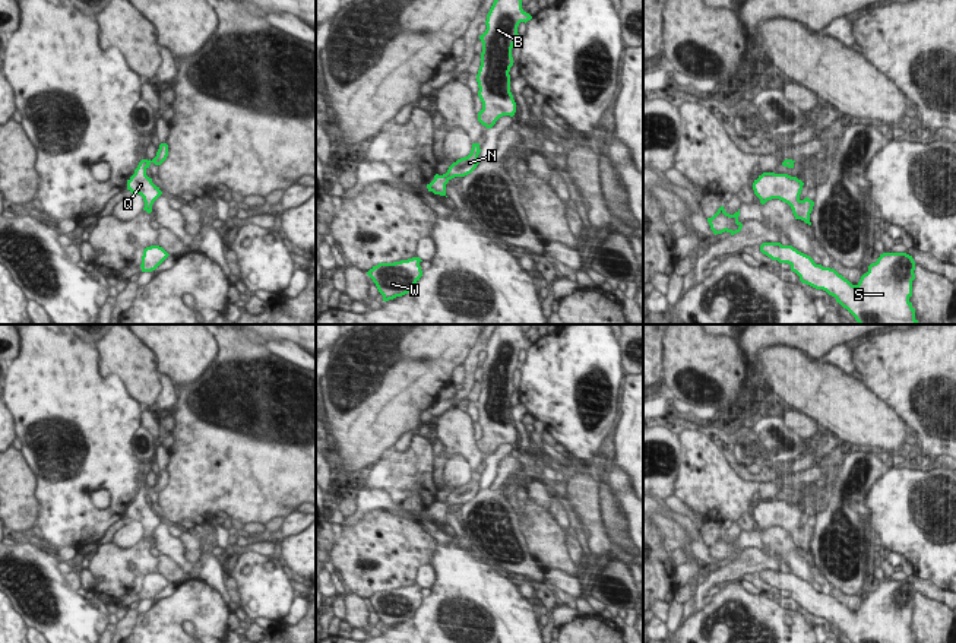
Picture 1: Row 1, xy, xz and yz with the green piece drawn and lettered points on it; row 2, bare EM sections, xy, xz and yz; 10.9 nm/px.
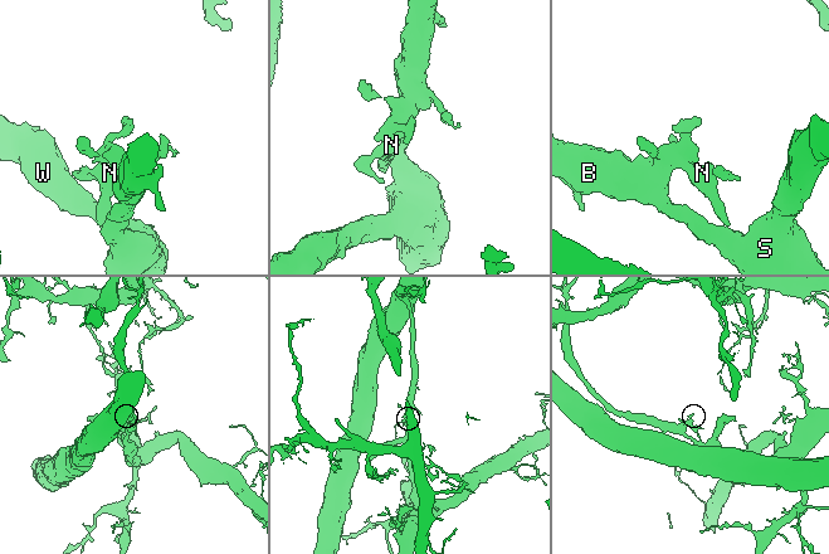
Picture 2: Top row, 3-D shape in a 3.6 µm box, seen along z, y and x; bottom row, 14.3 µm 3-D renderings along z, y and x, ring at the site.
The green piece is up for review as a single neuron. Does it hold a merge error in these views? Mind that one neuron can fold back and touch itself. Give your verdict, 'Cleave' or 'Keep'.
Keep

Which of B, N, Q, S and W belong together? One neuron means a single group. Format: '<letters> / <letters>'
B N Q S W

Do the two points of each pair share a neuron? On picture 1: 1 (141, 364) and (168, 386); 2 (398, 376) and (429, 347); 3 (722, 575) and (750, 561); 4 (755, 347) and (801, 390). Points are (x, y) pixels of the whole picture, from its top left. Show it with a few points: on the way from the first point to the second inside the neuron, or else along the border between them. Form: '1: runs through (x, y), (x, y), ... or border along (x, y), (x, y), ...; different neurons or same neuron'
1: border along (160, 380), (160, 393), (157, 396); different neurons
2: runs through (410, 366), (426, 366), (433, 358); same neuron
3: runs through (730, 573), (743, 566); same neuron
4: border along (794, 347), (769, 345), (760, 352), (759, 360); different neurons

